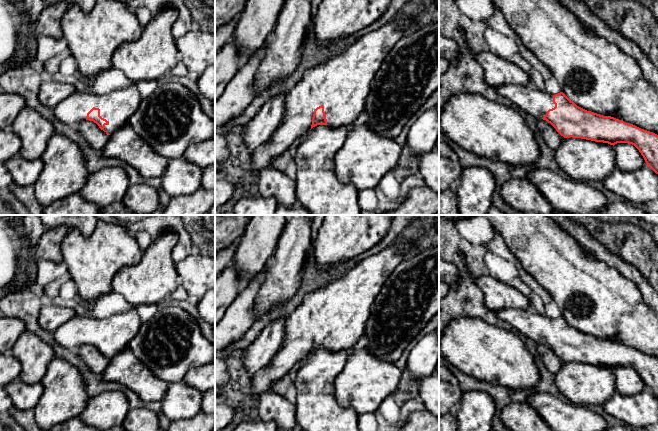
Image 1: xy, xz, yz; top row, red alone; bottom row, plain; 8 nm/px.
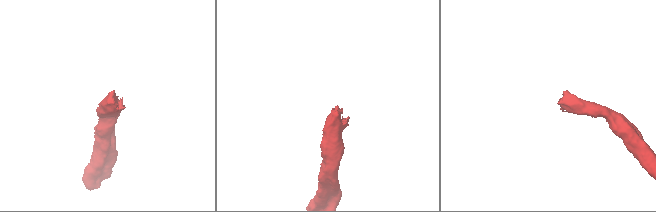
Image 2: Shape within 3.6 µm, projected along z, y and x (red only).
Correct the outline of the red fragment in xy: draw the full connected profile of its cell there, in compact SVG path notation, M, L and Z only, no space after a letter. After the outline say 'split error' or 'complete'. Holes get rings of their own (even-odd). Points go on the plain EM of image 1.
M136 308L104 319L75 315L53 332L54 340L63 348L74 351L89 344L107 359L129 347L142 321Z; split error

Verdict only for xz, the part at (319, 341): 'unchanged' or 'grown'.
grown

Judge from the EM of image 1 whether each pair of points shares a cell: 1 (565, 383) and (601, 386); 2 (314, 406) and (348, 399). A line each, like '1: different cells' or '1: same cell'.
1: same cell
2: different cells

